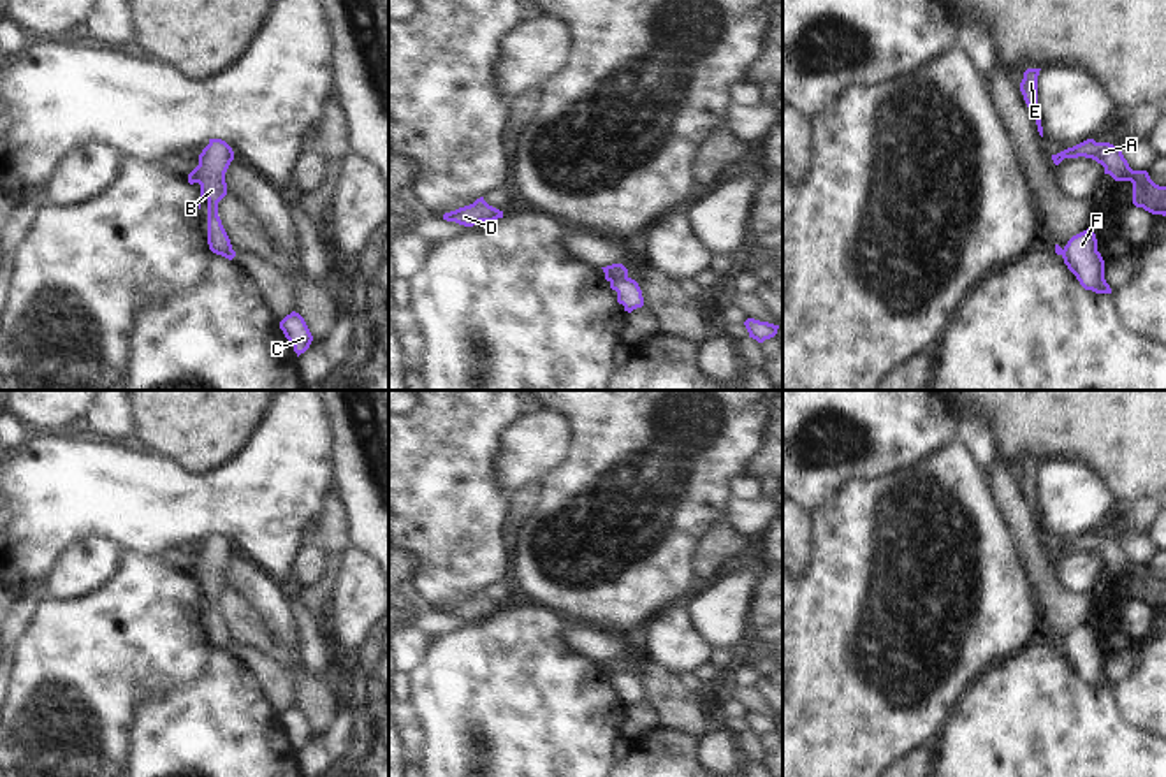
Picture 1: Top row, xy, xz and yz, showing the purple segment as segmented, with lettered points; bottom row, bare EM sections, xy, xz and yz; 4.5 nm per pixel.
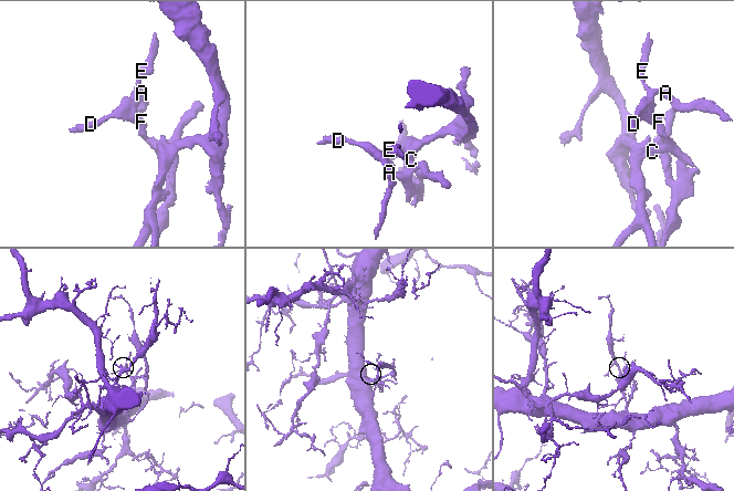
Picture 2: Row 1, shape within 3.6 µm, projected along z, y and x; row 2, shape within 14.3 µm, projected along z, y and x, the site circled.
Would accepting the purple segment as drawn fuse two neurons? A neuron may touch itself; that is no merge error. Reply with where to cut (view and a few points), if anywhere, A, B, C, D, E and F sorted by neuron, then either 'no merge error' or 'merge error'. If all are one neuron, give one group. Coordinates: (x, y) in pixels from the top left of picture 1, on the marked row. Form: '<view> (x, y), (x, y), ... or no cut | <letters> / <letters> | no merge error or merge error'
xz (626, 275), (611, 282) | A B D E / C F | merge error

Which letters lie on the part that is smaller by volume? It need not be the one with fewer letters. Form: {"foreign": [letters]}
{"foreign": ["A", "B", "D", "E"]}

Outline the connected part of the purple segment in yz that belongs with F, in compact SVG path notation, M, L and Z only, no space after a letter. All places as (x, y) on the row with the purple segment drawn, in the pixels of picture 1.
M1087 229L1073 236L1060 255L1085 290L1111 294L1104 280L1104 260L1097 251L1097 239L1092 230Z

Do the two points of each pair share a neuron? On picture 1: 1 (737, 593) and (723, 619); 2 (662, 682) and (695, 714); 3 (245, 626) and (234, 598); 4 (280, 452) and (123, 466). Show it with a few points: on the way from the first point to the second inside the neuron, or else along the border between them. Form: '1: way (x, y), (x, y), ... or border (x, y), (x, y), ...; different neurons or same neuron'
1: way (730, 600), (723, 612); same neuron
2: way (670, 691), (686, 707); same neuron
3: way (241, 619), (234, 605); same neuron
4: way (241, 487), (162, 487); same neuron

